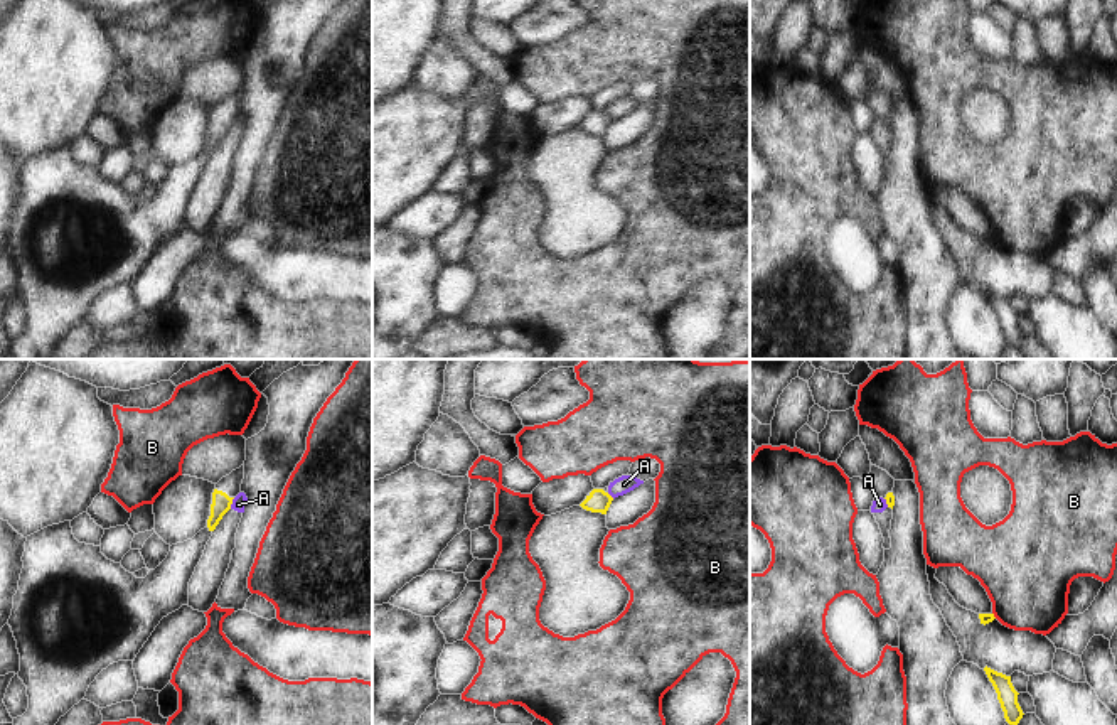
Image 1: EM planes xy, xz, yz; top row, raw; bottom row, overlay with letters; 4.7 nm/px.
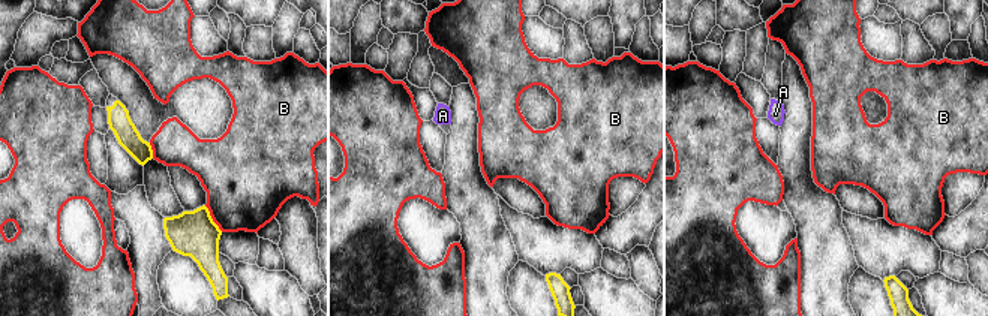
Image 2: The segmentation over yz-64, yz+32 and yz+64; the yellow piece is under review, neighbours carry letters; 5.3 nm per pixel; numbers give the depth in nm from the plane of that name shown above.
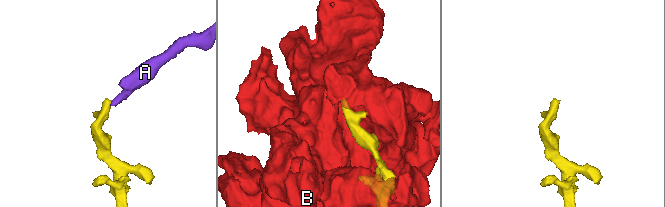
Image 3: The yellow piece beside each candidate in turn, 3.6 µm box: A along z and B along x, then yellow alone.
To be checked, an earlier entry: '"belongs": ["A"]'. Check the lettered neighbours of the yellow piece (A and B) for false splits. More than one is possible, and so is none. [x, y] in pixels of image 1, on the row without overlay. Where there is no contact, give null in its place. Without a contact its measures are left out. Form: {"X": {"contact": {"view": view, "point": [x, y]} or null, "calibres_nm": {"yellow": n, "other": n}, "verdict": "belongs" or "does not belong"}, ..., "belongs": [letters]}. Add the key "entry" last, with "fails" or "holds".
{"A": {"contact": {"view": "xy", "point": [231, 125]}, "calibres_nm": {"yellow": 100, "other": 70}, "verdict": "does not belong"}, "B": {"contact": {"view": "yz", "point": [993, 238]}, "calibres_nm": {"yellow": 50, "other": 420}, "verdict": "does not belong"}, "belongs": [], "entry": "fails"}

